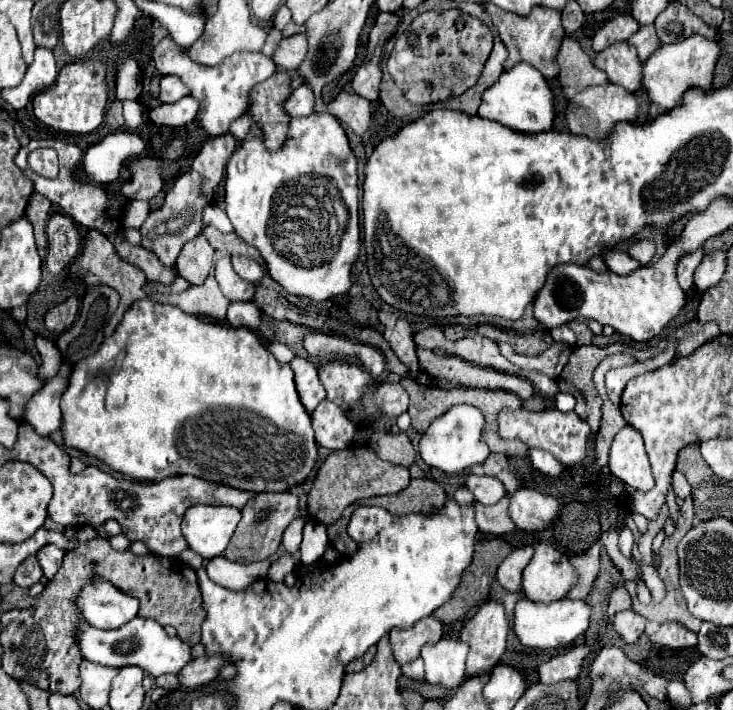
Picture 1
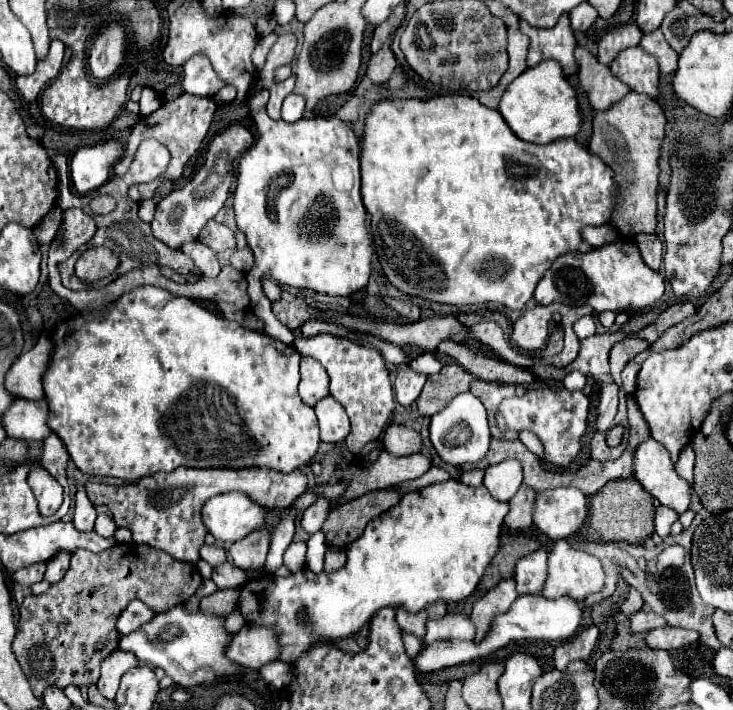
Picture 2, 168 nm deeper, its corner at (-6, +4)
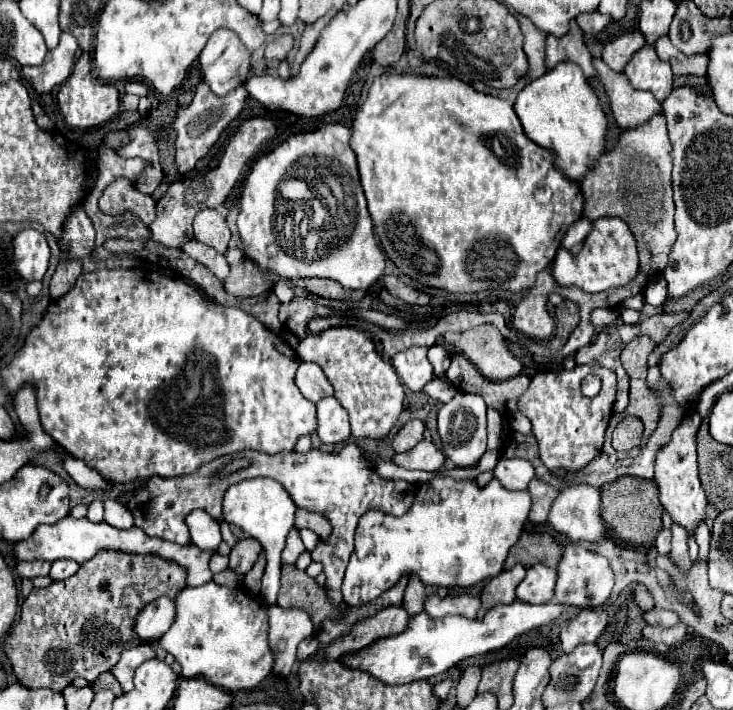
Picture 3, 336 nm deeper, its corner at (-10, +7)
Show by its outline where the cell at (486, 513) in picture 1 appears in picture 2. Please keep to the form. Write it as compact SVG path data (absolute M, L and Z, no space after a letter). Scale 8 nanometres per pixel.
M524 484L518 488L518 492L512 496L508 502L510 510L504 518L504 526L512 530L522 530L532 524L532 502L534 502L536 492L530 488L524 488Z

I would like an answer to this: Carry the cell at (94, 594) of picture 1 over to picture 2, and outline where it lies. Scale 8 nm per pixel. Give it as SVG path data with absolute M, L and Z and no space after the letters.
M132 600L120 614L116 620L116 628L120 634L130 634L136 628L140 628L142 624L146 624L146 620L150 620L154 616L154 610L150 610L146 604L142 604L140 600Z

